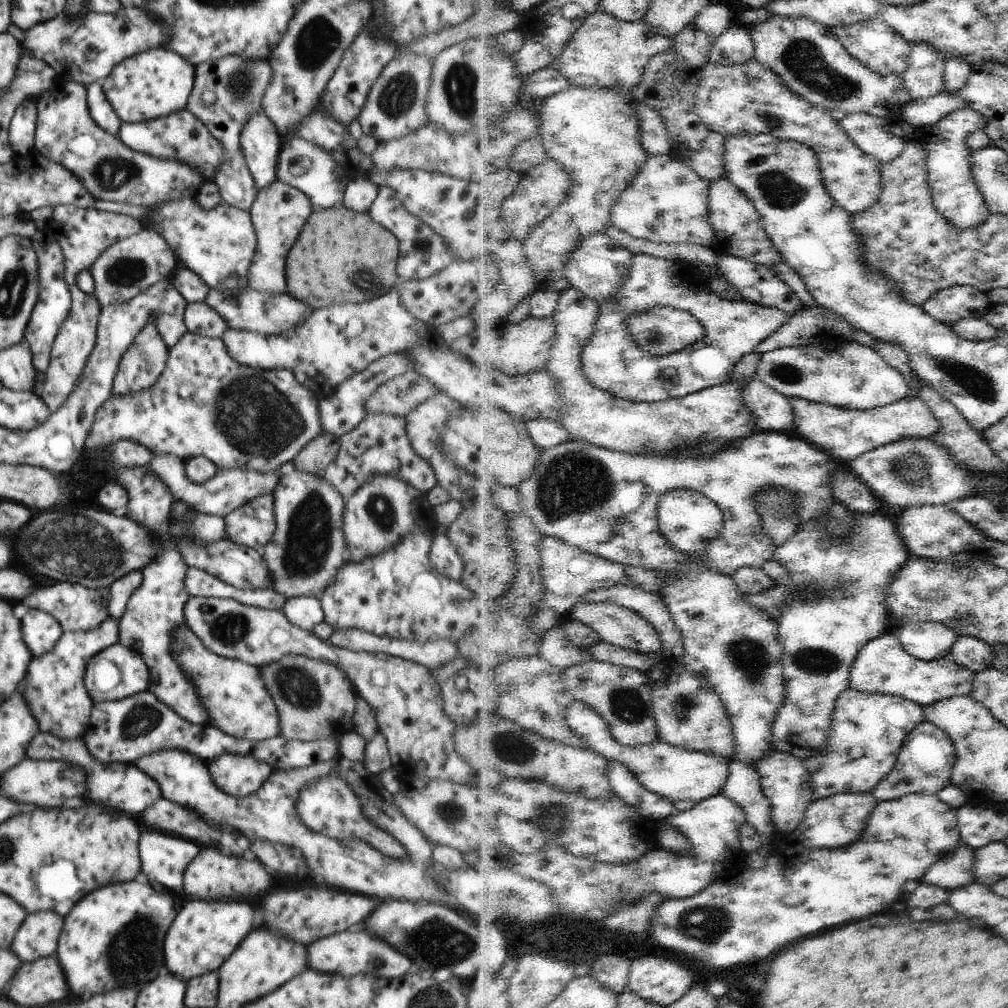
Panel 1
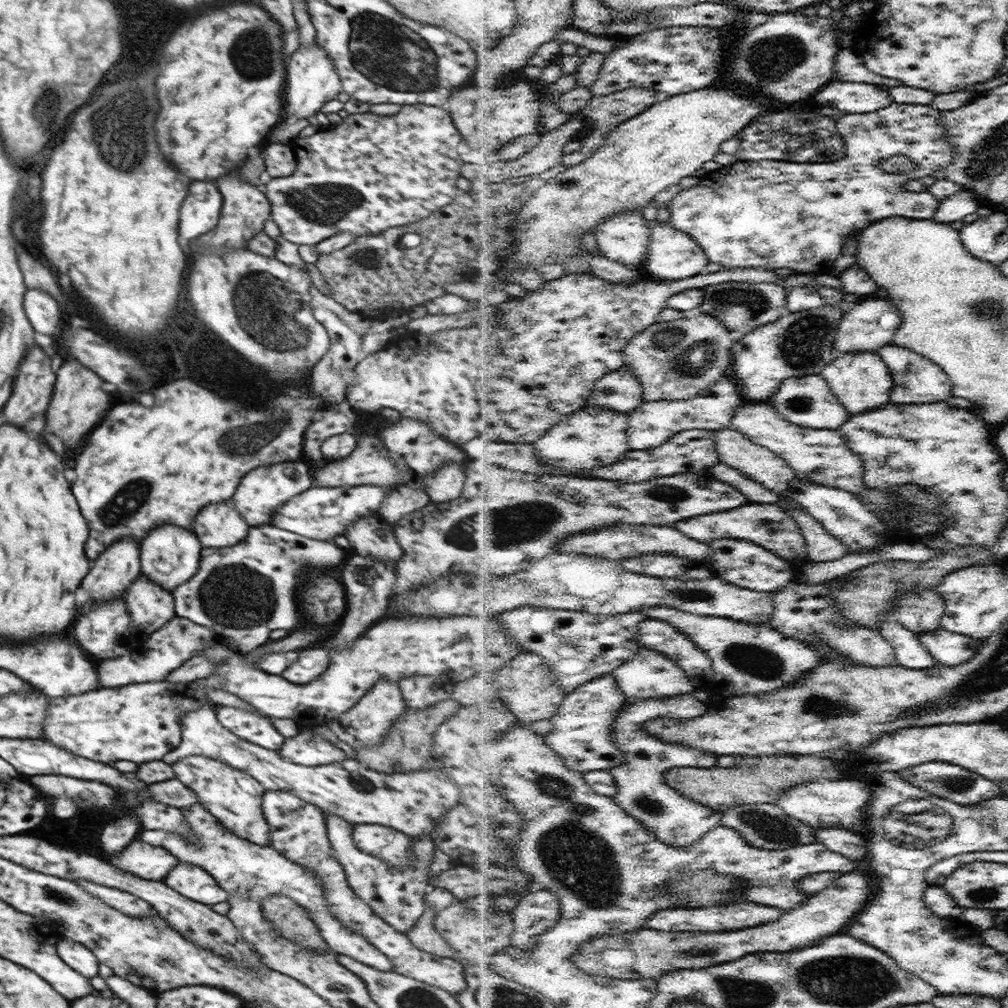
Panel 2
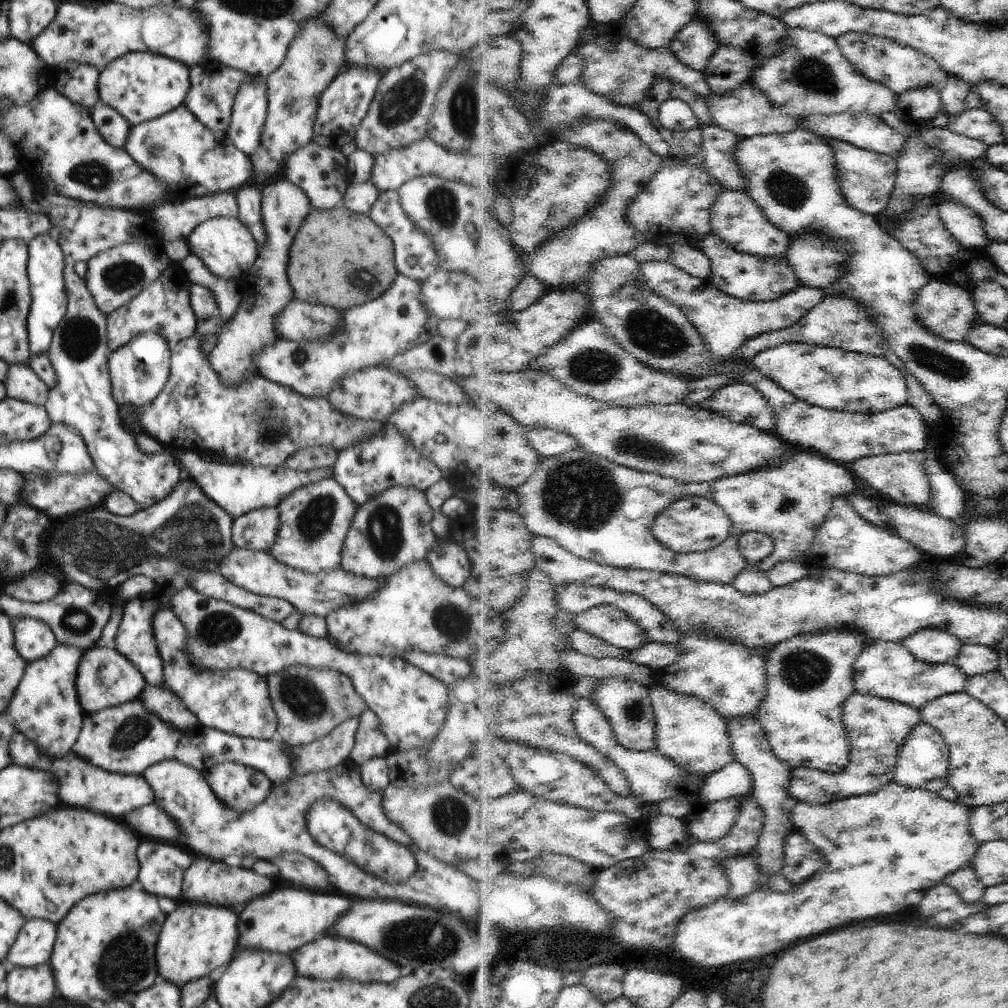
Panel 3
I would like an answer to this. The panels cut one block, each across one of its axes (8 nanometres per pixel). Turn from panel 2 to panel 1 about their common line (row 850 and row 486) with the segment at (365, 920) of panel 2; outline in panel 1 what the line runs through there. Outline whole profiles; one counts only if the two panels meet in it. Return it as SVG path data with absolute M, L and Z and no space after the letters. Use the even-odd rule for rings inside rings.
M298 468L288 474L282 473L282 476L278 476L276 484L278 486L274 488L273 493L274 535L260 551L270 574L270 586L274 592L287 600L298 597L319 599L338 574L338 570L344 568L344 564L350 558L344 535L345 500L322 476Z

